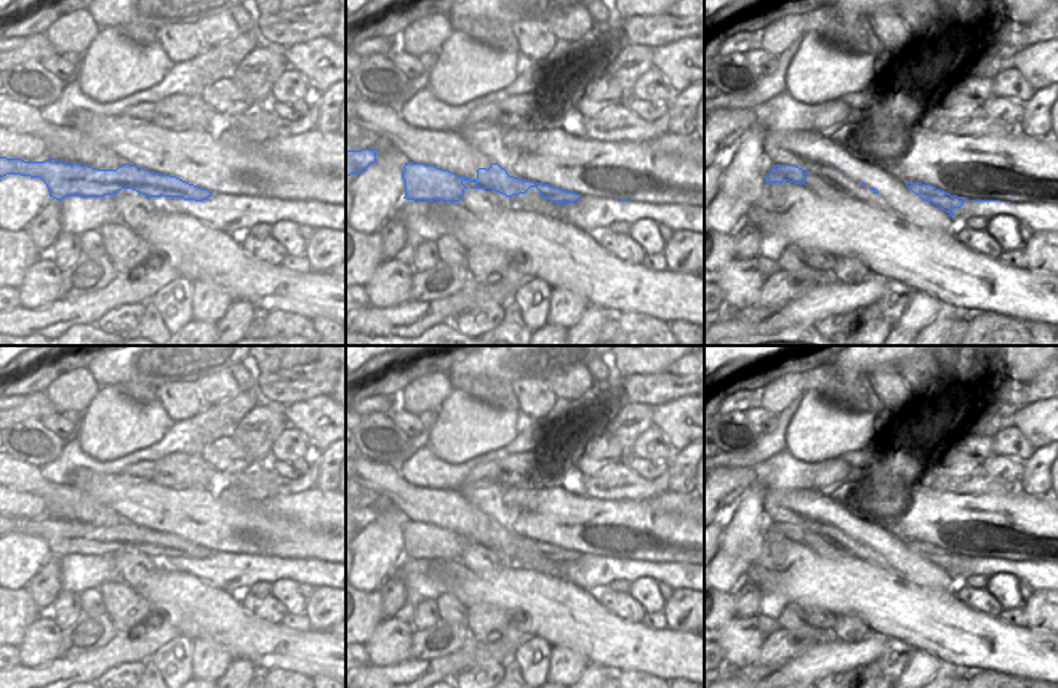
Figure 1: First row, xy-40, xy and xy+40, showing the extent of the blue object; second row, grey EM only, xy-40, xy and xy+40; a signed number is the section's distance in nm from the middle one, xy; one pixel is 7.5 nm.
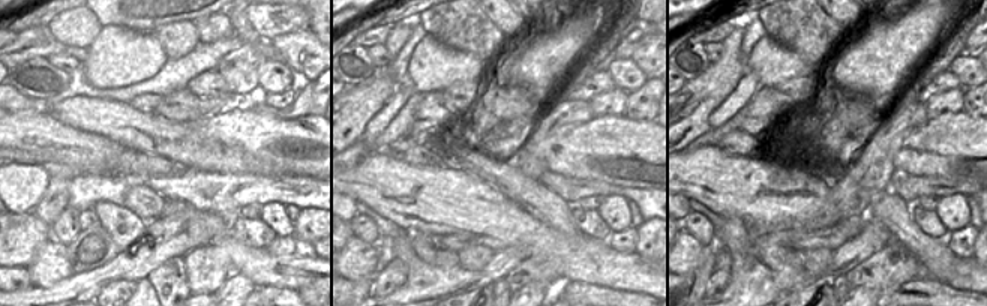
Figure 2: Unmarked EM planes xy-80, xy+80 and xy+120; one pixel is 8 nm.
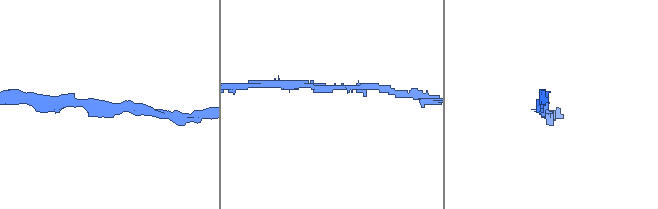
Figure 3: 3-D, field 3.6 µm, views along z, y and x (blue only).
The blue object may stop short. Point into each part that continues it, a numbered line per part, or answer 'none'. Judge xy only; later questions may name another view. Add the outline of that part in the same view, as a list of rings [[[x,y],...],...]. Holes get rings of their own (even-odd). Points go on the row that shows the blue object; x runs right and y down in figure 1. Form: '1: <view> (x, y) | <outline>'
none

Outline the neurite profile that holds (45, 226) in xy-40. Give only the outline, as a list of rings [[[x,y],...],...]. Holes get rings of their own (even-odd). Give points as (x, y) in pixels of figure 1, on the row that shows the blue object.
[[[50,197],[24,230],[38,251],[48,250],[61,234],[61,200]]]

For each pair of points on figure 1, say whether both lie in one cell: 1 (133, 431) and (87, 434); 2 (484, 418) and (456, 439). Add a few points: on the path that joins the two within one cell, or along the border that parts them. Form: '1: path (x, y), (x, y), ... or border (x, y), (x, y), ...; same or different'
1: path (122, 431), (98, 434); same
2: path (477, 424), (463, 432); same

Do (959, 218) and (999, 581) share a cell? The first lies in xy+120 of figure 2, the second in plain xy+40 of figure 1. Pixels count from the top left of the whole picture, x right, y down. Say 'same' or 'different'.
same

